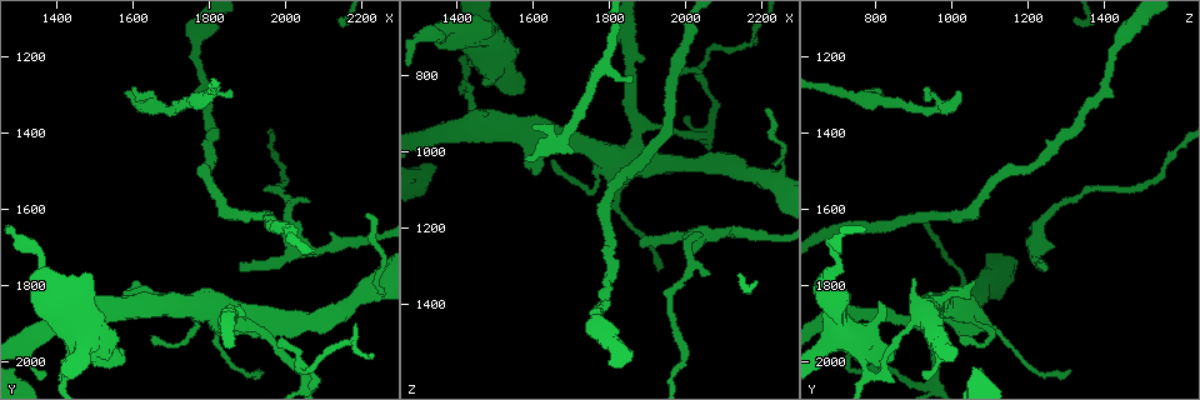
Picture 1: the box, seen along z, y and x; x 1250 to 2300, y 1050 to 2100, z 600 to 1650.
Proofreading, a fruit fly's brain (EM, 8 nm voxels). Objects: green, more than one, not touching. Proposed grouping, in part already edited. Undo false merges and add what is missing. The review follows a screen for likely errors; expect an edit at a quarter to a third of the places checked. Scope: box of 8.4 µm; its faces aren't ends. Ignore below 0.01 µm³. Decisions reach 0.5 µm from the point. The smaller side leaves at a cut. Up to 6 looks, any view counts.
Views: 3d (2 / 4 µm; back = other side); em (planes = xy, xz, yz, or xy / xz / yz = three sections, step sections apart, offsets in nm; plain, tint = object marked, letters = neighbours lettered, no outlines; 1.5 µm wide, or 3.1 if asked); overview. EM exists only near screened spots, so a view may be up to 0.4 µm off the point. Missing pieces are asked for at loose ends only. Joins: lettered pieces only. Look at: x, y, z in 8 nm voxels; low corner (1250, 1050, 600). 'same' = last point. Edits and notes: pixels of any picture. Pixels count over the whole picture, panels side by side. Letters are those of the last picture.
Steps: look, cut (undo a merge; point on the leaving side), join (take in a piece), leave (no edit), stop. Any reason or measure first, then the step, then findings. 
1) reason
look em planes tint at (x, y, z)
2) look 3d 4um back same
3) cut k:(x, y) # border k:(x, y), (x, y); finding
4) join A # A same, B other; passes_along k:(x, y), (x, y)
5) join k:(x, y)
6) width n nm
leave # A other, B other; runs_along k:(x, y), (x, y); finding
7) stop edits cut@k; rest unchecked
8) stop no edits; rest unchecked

free end
look em planes letters at (1375, 2040, 930)

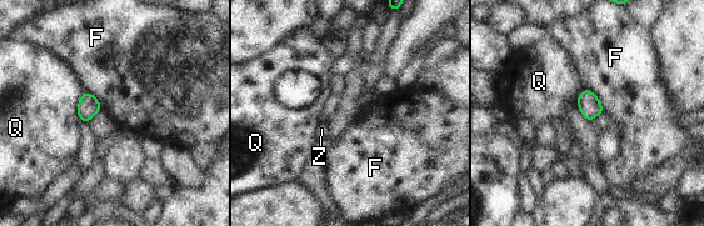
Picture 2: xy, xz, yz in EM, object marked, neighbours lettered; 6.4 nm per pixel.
longest_contact F 200 nm
leave # F other, Q other, Z other; border 2:(585, 89), (598, 98), (604, 111); none of them fits

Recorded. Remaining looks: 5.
free end
look 3d 2um at (1480, 1790, 895)

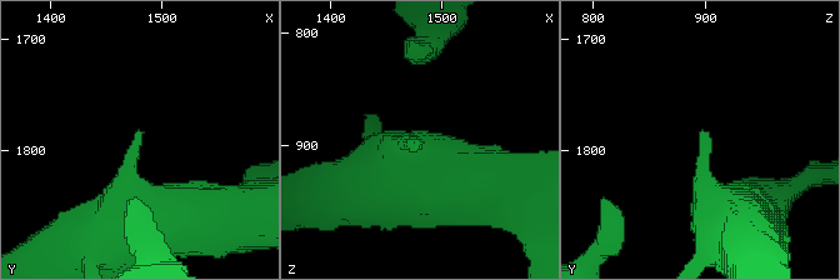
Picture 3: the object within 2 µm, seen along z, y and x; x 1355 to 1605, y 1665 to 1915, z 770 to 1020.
shape alone is not enough
look em xy step 4 letters at (1482, 1784, 906)

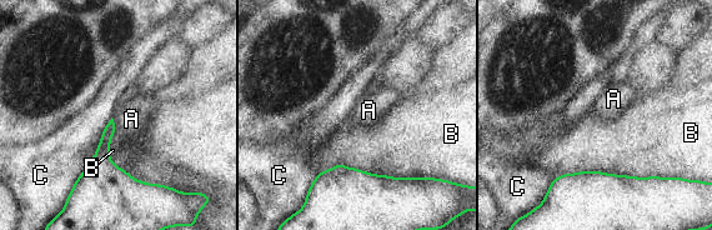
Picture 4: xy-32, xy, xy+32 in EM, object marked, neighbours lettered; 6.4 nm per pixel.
look em yz step 8 letters same

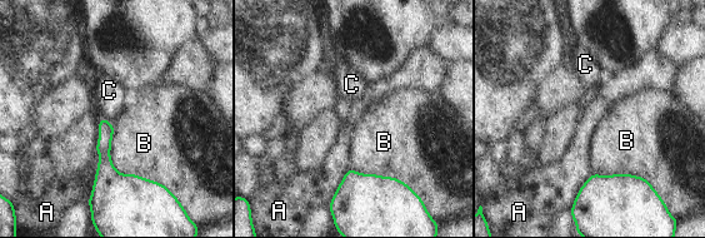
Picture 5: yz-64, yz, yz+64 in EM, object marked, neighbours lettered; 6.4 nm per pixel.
longest_contact B 550 nm
leave # A other, B other, C other; border 5:(96, 150), (99, 162), (88, 201); none of them fits

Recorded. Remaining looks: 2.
stop no edits; rest unchecked

